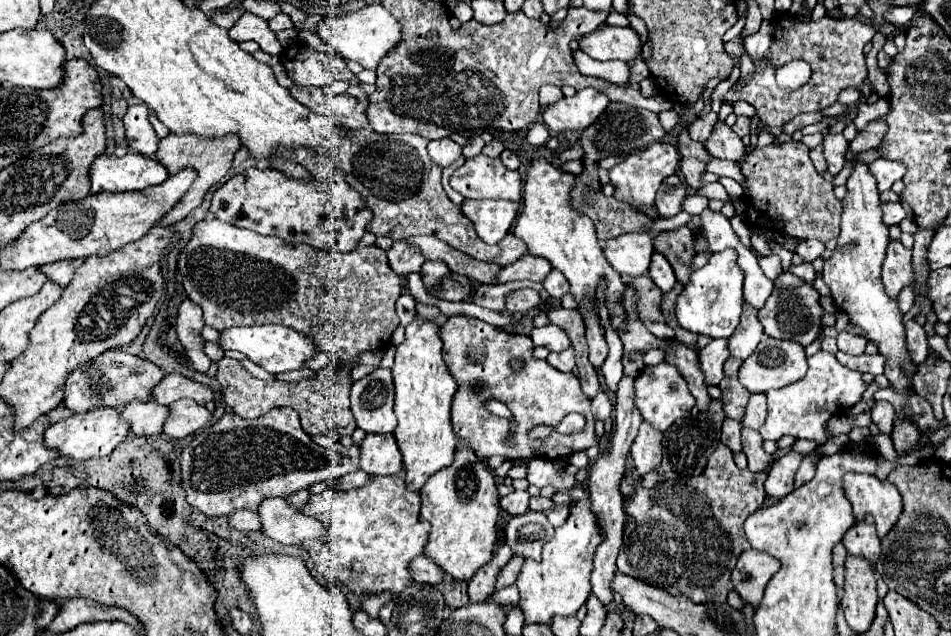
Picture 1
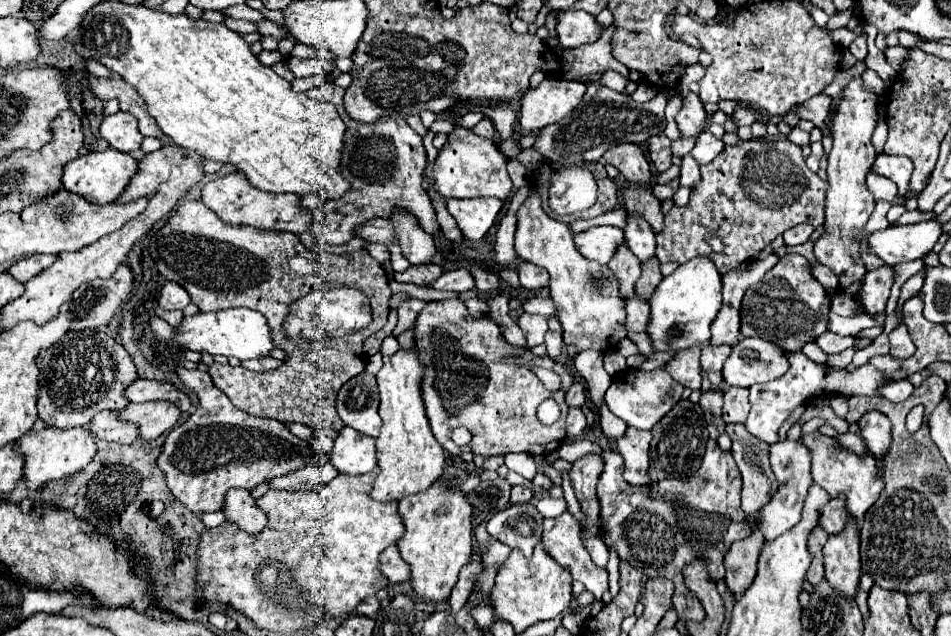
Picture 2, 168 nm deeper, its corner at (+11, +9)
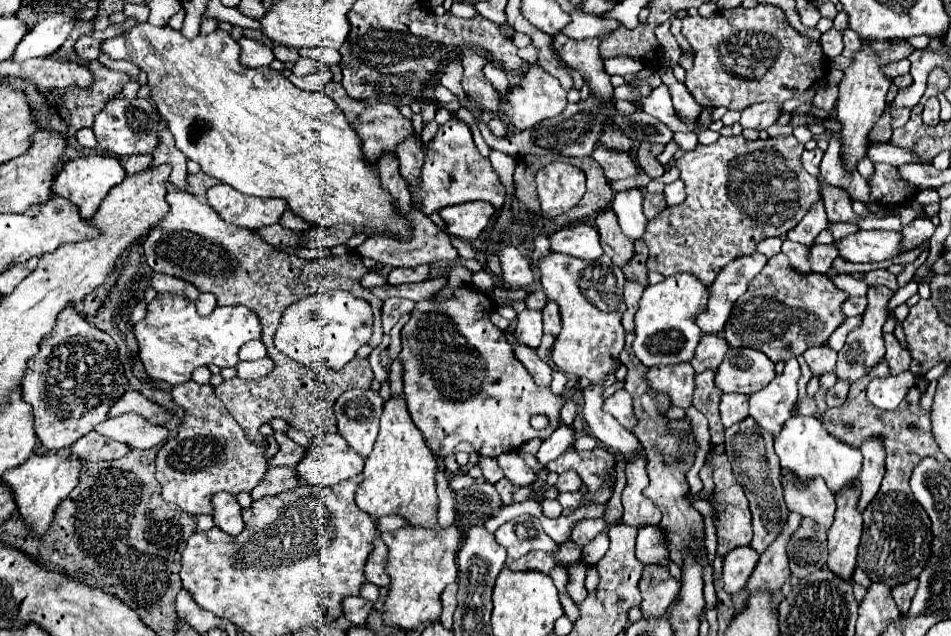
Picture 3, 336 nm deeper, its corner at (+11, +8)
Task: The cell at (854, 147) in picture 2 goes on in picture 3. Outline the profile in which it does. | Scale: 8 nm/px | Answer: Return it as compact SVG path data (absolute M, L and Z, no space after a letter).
M862 40L862 50L852 58L852 66L844 70L844 78L840 82L840 94L838 94L838 102L836 102L836 118L842 124L840 130L840 154L842 154L842 162L844 168L856 170L858 162L862 158L868 156L868 148L870 148L870 130L874 128L874 124L880 120L884 108L886 108L886 92L890 88L890 80L880 72L880 66L886 62L898 62L902 58L908 58L914 52L914 48L910 44L894 44L892 50L886 52L872 52L868 48L868 40Z

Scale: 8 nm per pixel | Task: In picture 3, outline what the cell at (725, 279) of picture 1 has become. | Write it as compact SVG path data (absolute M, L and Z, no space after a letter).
M678 272L676 276L664 278L660 284L652 284L644 290L640 308L636 312L636 338L632 344L638 360L652 368L660 364L680 364L690 362L700 336L704 336L696 324L696 316L708 306L708 286L688 272Z

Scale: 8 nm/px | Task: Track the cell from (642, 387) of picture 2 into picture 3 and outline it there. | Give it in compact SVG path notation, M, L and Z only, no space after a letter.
M622 388L622 390L618 390L618 392L614 392L612 396L608 396L606 400L604 400L604 410L606 412L610 412L624 428L628 428L628 430L632 430L636 424L638 424L638 420L636 420L636 416L634 416L634 406L632 406L632 396Z

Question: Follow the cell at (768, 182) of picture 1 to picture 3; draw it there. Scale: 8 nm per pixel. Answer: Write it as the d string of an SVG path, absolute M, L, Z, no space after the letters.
M722 136L716 144L702 146L686 152L676 160L680 168L680 178L686 184L686 202L682 206L672 206L660 212L654 220L648 222L644 242L650 250L648 268L660 272L662 276L672 276L678 272L692 272L704 284L712 284L724 264L732 262L736 256L754 254L756 246L764 238L782 236L792 230L816 204L822 200L820 180L804 172L800 156L804 146L794 136L766 138L748 142L744 136Z

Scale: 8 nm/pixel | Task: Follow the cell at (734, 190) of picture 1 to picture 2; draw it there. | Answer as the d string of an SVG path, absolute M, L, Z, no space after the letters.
M704 131L704 133L698 137L696 147L692 149L692 157L696 159L698 165L708 165L722 149L724 149L722 139L716 139L710 131Z

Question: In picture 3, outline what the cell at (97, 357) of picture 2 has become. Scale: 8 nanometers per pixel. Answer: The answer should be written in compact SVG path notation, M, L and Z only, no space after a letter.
M74 306L60 312L56 328L40 342L40 352L28 360L22 380L24 400L34 408L34 430L48 450L72 446L78 438L108 420L112 404L130 388L124 366L118 360L116 342L90 322Z

